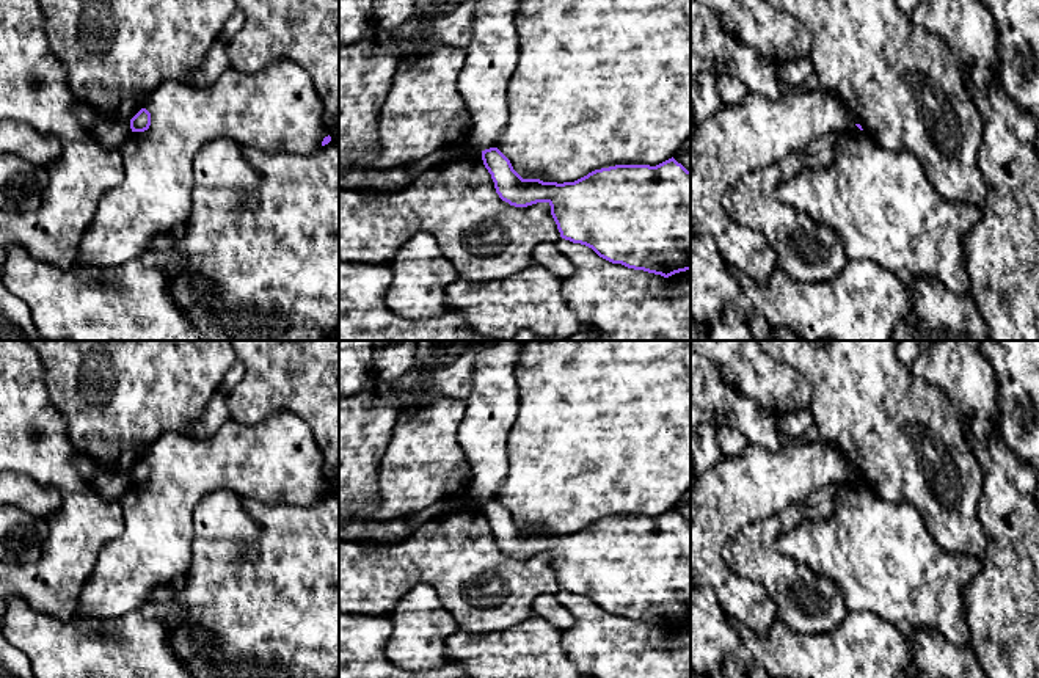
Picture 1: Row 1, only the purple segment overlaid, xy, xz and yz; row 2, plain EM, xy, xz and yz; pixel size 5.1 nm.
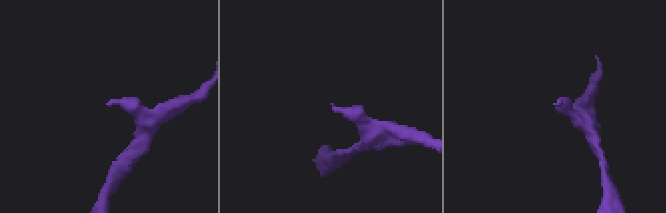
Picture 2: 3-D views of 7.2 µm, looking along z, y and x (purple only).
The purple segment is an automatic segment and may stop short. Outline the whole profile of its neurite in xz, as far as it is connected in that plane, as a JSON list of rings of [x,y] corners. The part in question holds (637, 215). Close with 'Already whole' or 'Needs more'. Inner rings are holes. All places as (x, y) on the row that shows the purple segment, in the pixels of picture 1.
[[[498,149],[482,151],[482,160],[494,182],[499,198],[515,207],[548,202],[560,237],[592,248],[600,257],[628,268],[669,278],[691,270],[691,171],[673,157],[656,165],[615,165],[589,173],[574,182],[543,182],[523,179],[510,160]]]. Already whole

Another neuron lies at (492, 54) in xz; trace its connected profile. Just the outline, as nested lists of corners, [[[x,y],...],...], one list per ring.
[[[480,0],[457,88],[471,116],[468,144],[496,148],[509,118],[510,78],[518,61],[515,14],[520,0]]]

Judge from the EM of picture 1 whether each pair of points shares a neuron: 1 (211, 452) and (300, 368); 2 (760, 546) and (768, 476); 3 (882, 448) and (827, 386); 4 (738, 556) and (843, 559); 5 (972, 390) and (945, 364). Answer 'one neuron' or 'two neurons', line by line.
1: two neurons
2: two neurons
3: one neuron
4: two neurons
5: one neuron

